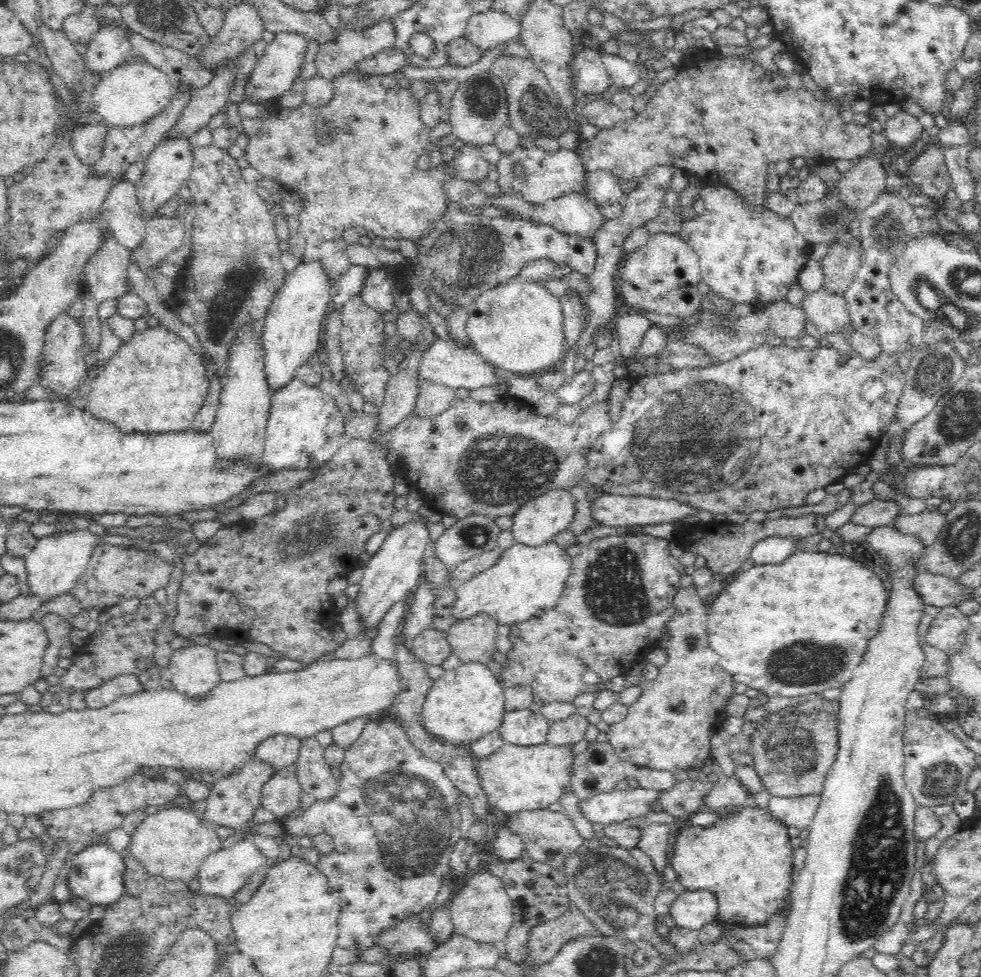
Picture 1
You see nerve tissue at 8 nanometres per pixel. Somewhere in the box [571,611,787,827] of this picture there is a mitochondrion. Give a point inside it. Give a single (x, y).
(690, 641)

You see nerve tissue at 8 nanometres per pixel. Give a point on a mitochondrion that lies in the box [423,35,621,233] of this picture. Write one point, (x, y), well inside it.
(478, 97)

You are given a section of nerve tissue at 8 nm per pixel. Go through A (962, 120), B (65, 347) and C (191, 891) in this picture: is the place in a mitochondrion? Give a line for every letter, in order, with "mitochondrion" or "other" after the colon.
A: other
B: other
C: other

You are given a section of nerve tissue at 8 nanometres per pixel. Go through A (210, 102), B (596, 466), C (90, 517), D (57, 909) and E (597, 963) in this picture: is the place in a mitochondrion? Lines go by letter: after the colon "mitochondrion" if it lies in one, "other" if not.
A: other
B: other
C: other
D: other
E: mitochondrion

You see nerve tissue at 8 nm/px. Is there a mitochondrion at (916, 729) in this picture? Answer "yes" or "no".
no

